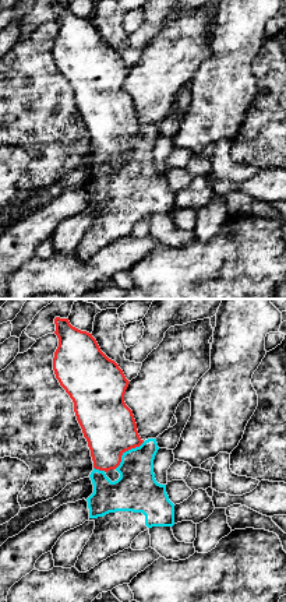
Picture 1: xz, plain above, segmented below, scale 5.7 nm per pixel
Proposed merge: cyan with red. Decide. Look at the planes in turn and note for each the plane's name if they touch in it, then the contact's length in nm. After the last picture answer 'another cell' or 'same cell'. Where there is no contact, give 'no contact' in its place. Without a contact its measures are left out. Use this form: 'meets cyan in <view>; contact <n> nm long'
meets cyan in xz; contact 240 nm long

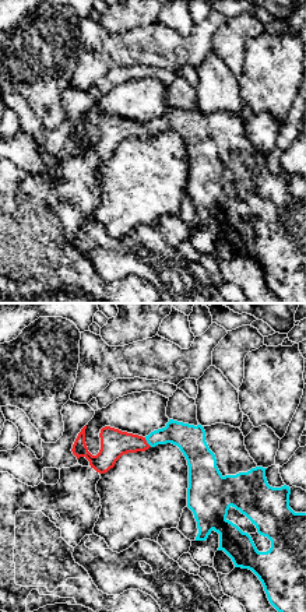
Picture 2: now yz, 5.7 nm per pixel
meets cyan in yz; contact 70 nm long

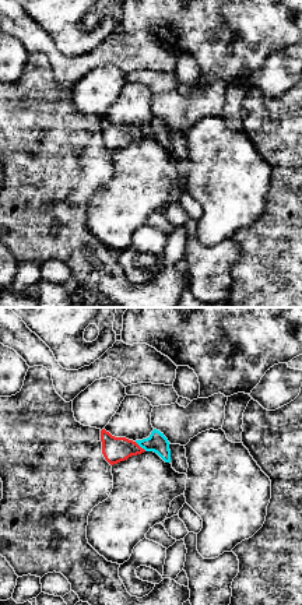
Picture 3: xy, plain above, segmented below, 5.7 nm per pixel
meets cyan in xy; contact 90 nm long

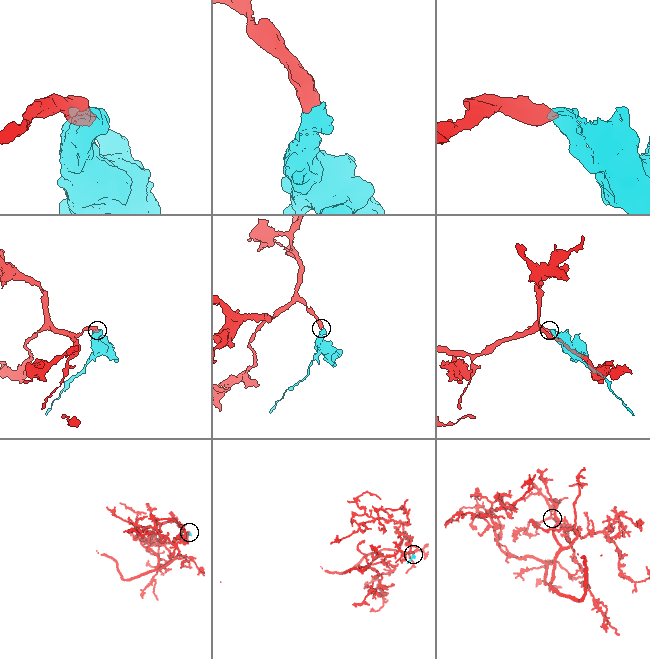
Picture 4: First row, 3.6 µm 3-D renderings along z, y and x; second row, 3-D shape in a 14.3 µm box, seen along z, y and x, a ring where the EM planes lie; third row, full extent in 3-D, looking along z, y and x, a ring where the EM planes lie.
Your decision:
same cell

